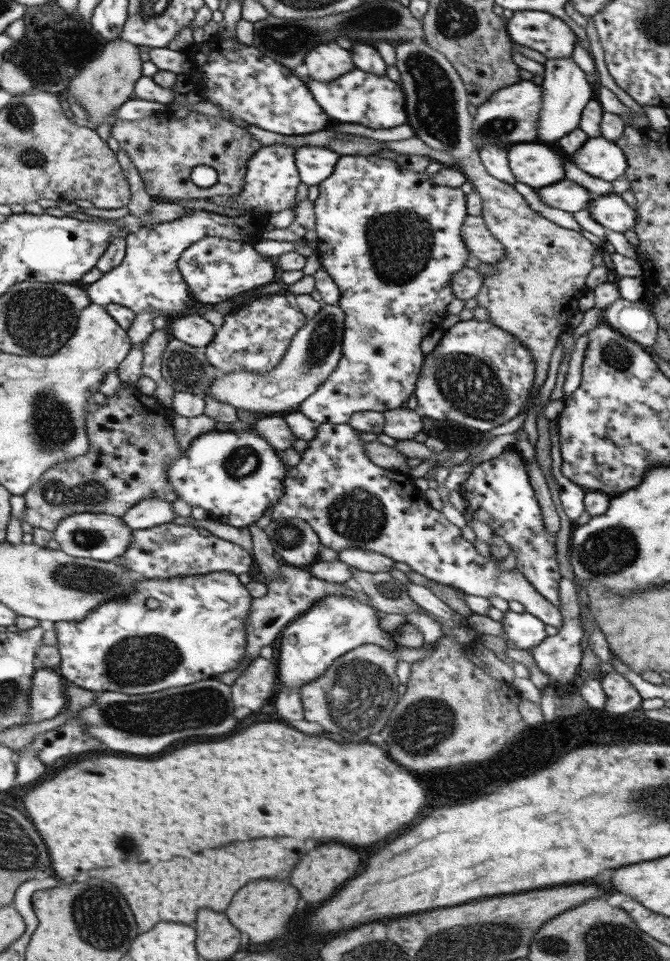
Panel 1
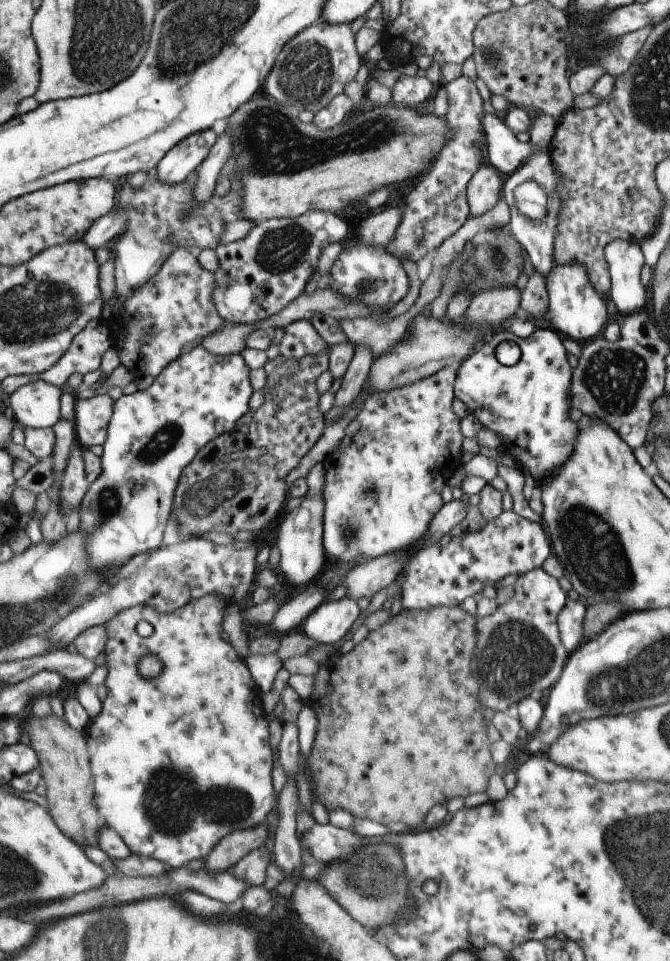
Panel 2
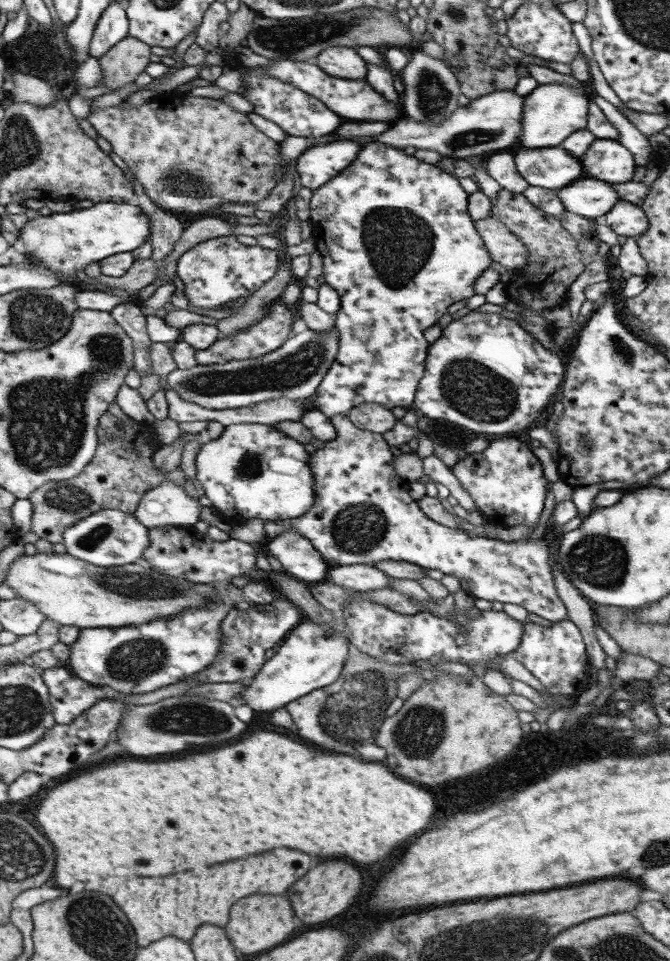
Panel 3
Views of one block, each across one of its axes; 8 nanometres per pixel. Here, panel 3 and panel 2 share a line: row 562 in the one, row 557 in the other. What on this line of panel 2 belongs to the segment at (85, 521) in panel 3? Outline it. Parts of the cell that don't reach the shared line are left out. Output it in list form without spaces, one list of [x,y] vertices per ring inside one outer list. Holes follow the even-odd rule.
[[[199,346],[181,353],[167,364],[147,388],[114,401],[102,444],[99,474],[88,483],[80,502],[78,529],[84,536],[86,567],[97,571],[98,575],[112,575],[135,556],[140,559],[143,552],[153,551],[161,545],[181,471],[197,450],[217,436],[233,431],[235,422],[248,411],[247,401],[253,391],[249,371],[239,353],[214,355]]]

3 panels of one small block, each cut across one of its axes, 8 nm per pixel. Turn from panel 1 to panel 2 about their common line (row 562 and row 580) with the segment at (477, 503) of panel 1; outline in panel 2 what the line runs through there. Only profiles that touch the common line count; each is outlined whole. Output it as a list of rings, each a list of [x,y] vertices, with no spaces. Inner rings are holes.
[[[541,567],[517,575],[513,584],[514,593],[505,604],[497,605],[496,611],[486,617],[477,617],[474,627],[476,643],[473,649],[473,676],[479,684],[478,699],[483,708],[497,711],[517,704],[529,694],[537,695],[541,690],[549,688],[561,674],[569,654],[561,644],[556,616],[564,607],[566,593],[561,591],[557,579],[547,574]]]

